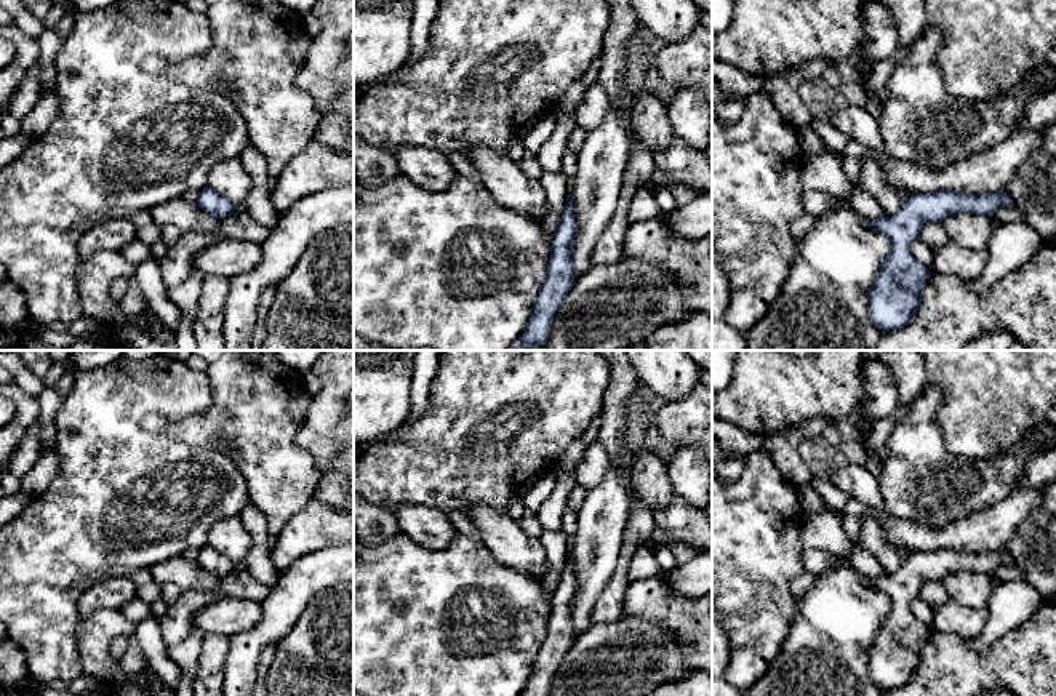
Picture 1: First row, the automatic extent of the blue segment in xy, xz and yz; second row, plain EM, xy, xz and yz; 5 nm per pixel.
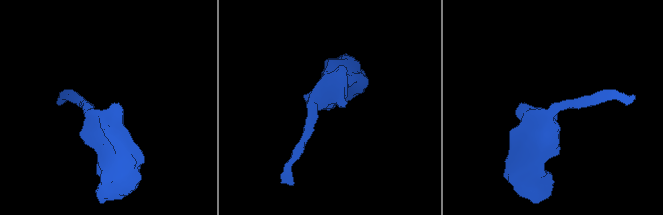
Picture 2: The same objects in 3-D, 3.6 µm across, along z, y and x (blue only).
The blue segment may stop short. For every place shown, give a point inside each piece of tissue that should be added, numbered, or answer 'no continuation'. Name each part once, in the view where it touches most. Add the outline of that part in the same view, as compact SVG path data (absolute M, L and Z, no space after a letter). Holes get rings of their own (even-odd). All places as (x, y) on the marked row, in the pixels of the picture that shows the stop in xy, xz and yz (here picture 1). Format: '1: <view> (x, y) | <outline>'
no continuation

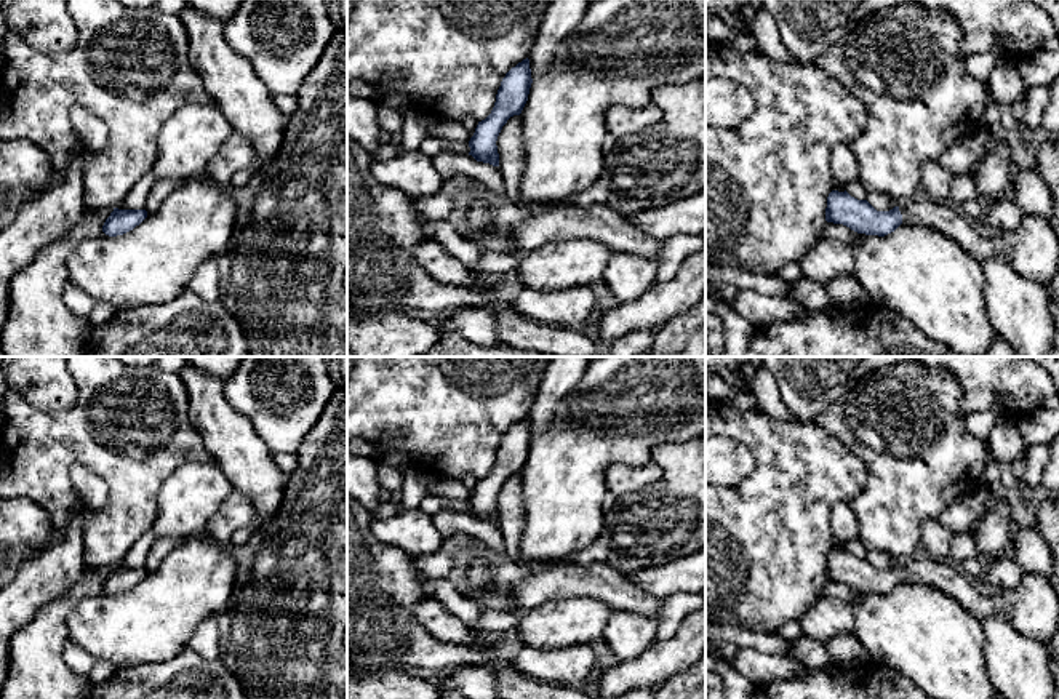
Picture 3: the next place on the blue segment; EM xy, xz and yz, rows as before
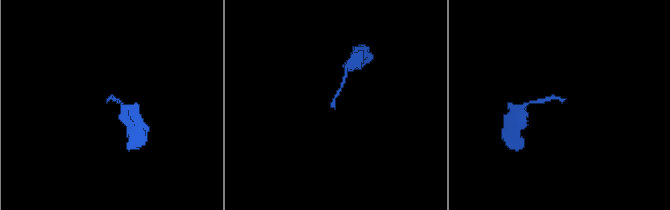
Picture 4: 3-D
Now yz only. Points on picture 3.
1: yz (1032, 250) | M933 198L907 200L899 206L902 224L923 226L957 242L973 259L1000 258L1017 274L1049 286L1059 272L1059 240L1049 219L1024 216L1016 232L995 238L979 235L952 203Z

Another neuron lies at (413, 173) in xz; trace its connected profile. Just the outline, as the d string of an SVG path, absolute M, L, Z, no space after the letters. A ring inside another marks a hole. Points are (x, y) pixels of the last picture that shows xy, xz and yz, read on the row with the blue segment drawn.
M421 150L400 152L384 162L373 160L371 173L384 186L400 189L414 202L434 195L443 184L434 160Z

